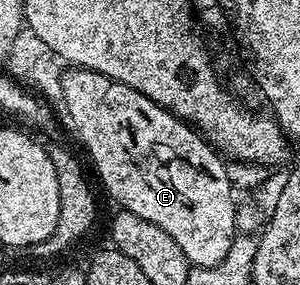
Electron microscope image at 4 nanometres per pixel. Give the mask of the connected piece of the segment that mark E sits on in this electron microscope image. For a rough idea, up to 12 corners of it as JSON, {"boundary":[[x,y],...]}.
{"boundary":[[104,73],[60,94],[108,195],[196,268],[237,236],[227,164]]}

